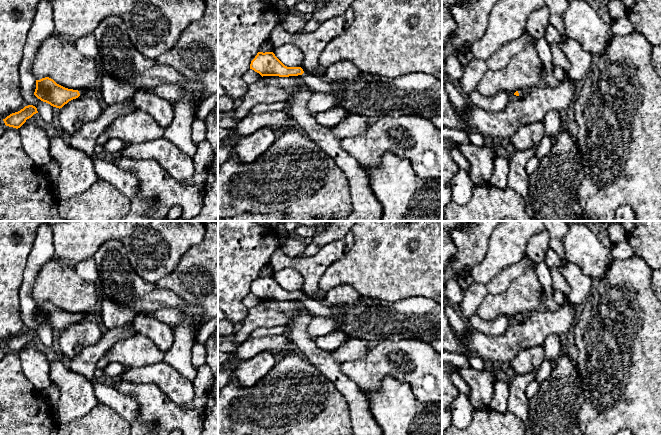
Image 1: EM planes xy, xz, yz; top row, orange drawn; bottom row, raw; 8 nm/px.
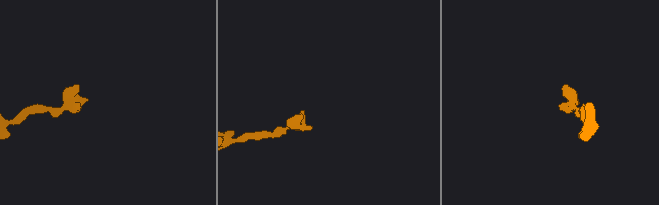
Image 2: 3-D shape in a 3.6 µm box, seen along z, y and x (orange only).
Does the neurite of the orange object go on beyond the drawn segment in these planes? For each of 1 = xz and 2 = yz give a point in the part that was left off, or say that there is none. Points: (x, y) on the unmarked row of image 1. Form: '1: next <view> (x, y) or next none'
1: next none
2: next yz (522, 317)

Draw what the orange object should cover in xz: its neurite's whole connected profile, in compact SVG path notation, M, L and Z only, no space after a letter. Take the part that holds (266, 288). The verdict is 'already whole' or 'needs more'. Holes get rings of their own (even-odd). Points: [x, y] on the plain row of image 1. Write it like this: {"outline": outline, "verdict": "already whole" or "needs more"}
{"outline": "M258 276L251 285L250 293L263 300L289 301L304 297L301 291L285 290L273 276Z", "verdict": "already whole"}

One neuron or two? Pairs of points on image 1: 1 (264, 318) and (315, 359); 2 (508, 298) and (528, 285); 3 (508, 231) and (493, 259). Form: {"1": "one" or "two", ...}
{"1": "two", "2": "one", "3": "one"}

